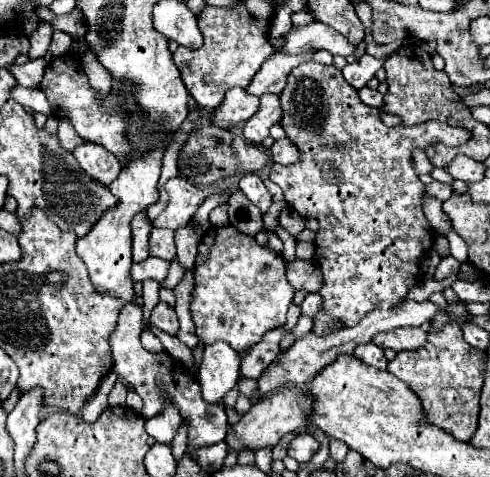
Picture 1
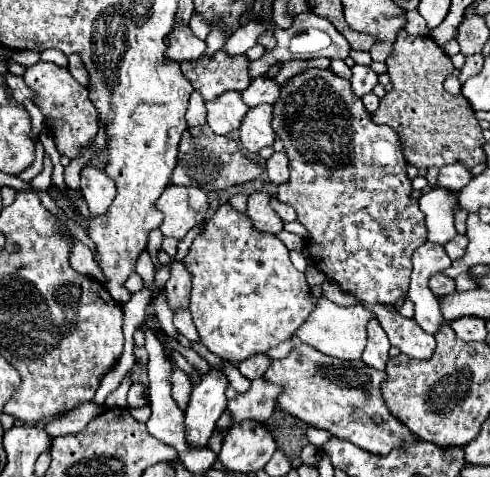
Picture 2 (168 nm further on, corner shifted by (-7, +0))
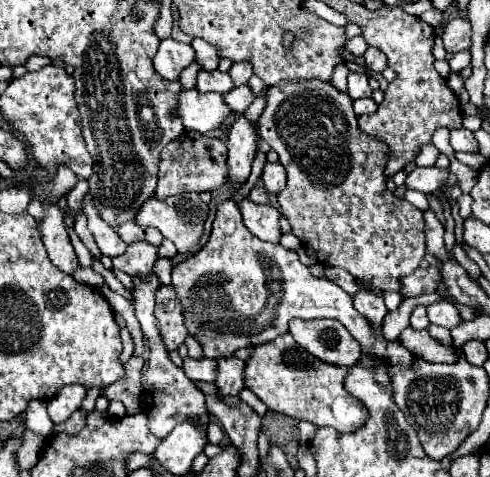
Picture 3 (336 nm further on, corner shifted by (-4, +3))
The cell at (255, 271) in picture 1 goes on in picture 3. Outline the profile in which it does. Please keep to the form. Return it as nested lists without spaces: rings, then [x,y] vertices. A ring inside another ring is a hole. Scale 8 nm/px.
[[[232,200],[218,204],[208,242],[172,268],[172,284],[184,306],[186,328],[200,342],[206,358],[230,358],[240,348],[266,344],[286,334],[294,318],[334,318],[350,330],[366,354],[388,356],[400,366],[414,360],[398,340],[386,342],[382,332],[372,332],[364,316],[354,310],[352,298],[332,280],[312,276],[294,250],[252,236]]]

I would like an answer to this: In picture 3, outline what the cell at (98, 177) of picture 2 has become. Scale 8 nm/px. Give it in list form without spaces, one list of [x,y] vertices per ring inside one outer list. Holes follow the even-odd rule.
[[[90,192],[84,196],[84,214],[86,214],[86,218],[88,218],[88,228],[90,228],[90,232],[94,234],[100,252],[106,254],[106,256],[110,256],[110,258],[120,256],[120,254],[126,250],[126,244],[124,244],[124,240],[116,234],[116,230],[114,230],[108,222],[104,222],[104,220],[100,218],[100,212],[98,212],[98,208],[96,208],[94,198],[92,198]]]

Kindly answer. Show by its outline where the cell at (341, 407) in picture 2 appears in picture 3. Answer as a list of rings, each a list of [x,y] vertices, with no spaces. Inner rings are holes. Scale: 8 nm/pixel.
[[[290,334],[254,348],[244,372],[244,386],[250,388],[272,412],[286,414],[296,420],[308,420],[314,426],[332,426],[338,432],[360,430],[370,414],[368,408],[344,388],[348,366],[334,366],[308,354]]]

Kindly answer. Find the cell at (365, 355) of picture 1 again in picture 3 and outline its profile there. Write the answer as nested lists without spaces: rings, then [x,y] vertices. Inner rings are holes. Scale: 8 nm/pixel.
[[[358,292],[358,296],[354,296],[354,308],[368,320],[370,326],[374,326],[374,330],[382,326],[382,318],[388,314],[384,300],[368,292]]]

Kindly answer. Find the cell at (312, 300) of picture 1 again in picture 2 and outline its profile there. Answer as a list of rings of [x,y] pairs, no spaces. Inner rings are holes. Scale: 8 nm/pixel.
[[[319,297],[317,299],[317,307],[315,311],[307,317],[307,321],[299,327],[299,331],[295,333],[297,339],[305,345],[315,347],[317,351],[331,355],[335,359],[343,359],[343,361],[359,361],[361,353],[365,349],[367,343],[367,335],[365,335],[365,327],[367,321],[375,317],[369,309],[357,305],[357,307],[339,307],[333,301],[329,301],[327,297]]]

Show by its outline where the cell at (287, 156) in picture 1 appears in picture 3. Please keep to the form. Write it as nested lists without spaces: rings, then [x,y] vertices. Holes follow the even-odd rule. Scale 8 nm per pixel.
[[[266,162],[262,180],[264,180],[266,192],[278,194],[280,190],[286,188],[286,170],[284,170],[284,166],[280,162]]]

